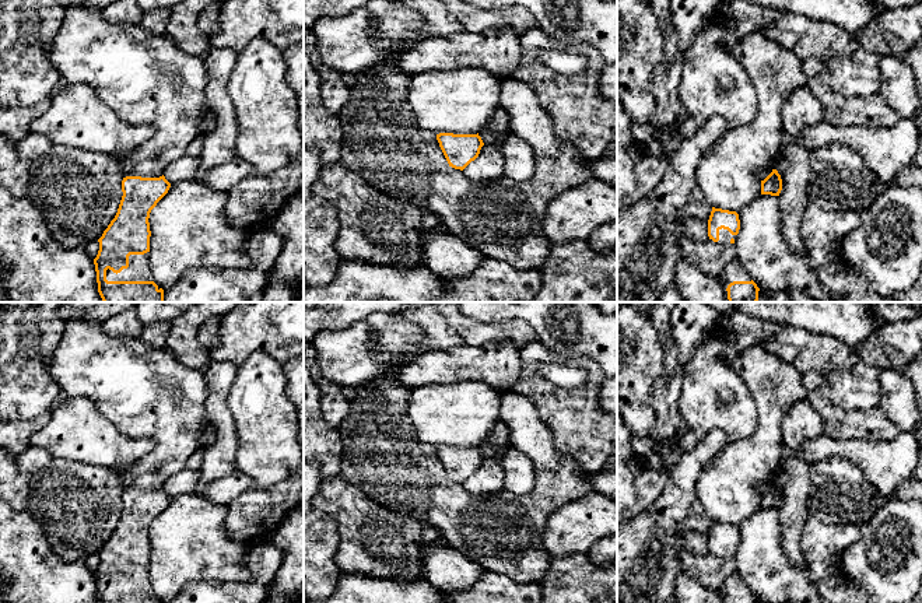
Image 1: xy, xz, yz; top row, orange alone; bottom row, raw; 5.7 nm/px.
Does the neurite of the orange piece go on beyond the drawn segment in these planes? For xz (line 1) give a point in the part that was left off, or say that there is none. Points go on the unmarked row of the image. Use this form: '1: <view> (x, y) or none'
1: none

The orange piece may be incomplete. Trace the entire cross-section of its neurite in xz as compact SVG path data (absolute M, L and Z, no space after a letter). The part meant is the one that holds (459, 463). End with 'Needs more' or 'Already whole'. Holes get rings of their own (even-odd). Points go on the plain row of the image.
M437 448L439 460L449 477L455 483L463 484L471 474L474 474L481 460L484 459L481 451L477 448Z. Already whole

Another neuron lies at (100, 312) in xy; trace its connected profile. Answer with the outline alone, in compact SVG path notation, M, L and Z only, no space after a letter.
M63 302L60 318L67 322L76 318L104 323L109 318L132 309L139 302Z

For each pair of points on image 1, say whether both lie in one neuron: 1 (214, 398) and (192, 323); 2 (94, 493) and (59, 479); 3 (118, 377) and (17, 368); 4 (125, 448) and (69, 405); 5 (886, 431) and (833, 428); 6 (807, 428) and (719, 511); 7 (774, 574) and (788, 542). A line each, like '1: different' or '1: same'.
1: different
2: same
3: different
4: same
5: same
6: different
7: different

